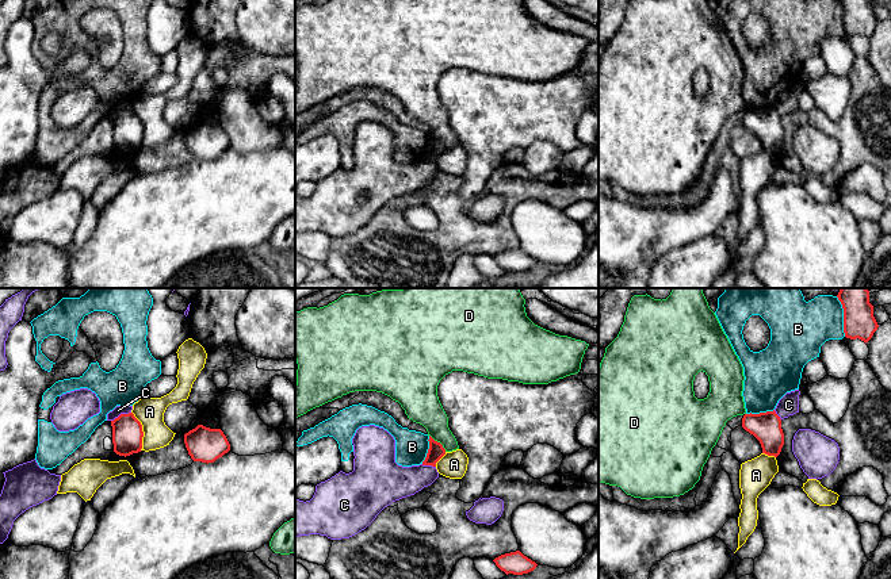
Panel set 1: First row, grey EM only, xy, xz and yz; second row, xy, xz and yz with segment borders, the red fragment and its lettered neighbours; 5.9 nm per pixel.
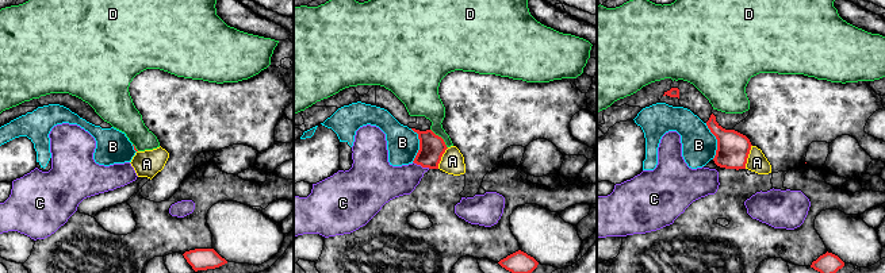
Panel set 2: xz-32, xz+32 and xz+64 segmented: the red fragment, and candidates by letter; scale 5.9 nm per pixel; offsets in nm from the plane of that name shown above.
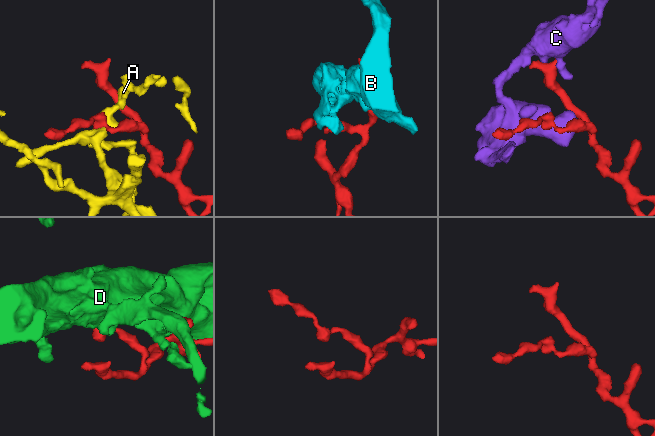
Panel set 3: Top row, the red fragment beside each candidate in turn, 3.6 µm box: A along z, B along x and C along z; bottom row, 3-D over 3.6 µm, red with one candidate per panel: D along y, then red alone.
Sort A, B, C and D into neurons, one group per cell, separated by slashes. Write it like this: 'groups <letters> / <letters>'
groups A / B / C / D

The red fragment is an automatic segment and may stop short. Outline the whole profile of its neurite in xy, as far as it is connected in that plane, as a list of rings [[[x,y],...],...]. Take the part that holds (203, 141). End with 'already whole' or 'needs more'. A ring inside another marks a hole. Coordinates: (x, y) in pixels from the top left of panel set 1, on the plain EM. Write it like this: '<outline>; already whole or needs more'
[[[198,122],[184,131],[184,141],[194,158],[214,160],[230,147],[230,141],[221,126]]]; already whole

